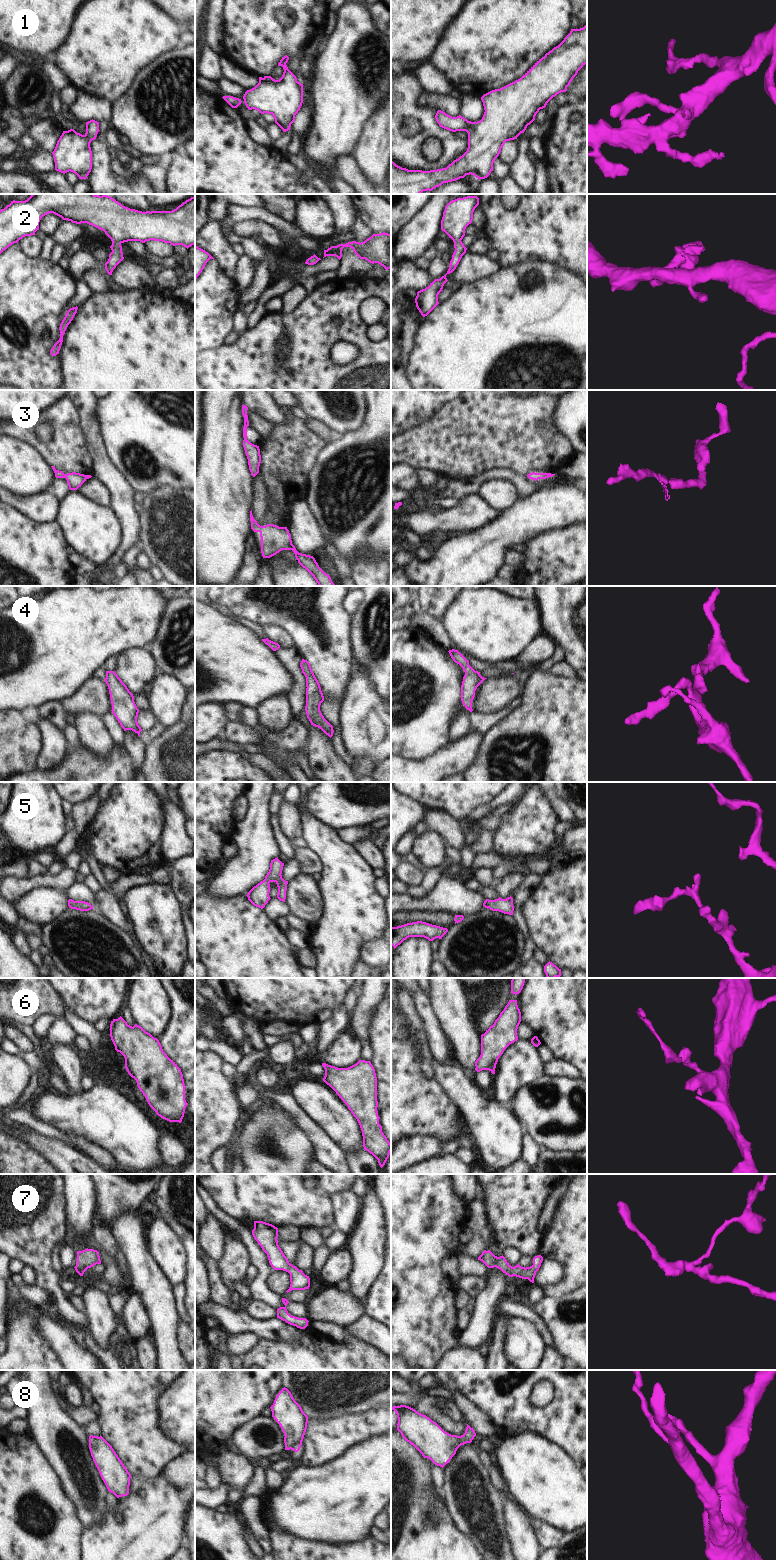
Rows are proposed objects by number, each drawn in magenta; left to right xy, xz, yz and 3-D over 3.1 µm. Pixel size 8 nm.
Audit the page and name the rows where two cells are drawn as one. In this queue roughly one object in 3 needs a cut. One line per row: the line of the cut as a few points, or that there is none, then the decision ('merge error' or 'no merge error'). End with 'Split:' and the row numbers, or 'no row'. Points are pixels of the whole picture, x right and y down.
1: no cut | no merge error
2: no cut | no merge error
3: no cut | no merge error
4: no cut | no merge error
5: no cut | no merge error
6: no cut | no merge error
7: no cut | no merge error
8: no cut | no merge error
Split: no row

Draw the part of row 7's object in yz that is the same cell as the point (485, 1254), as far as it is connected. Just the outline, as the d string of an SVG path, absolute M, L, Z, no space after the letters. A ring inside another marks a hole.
M484 1250L482 1254L478 1257L478 1260L482 1261L488 1268L496 1267L500 1269L509 1277L516 1276L522 1279L528 1279L530 1282L534 1283L536 1272L541 1266L543 1257L541 1255L535 1256L533 1258L533 1265L526 1268L521 1267L519 1264L512 1267L503 1255L497 1257L490 1250Z

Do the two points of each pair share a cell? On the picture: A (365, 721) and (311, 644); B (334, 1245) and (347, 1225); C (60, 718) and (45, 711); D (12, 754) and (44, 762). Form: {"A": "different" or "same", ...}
{"A": "different", "B": "different", "C": "same", "D": "different"}

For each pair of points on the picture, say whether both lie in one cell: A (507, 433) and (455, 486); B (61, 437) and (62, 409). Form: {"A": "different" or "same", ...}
{"A": "different", "B": "same"}

